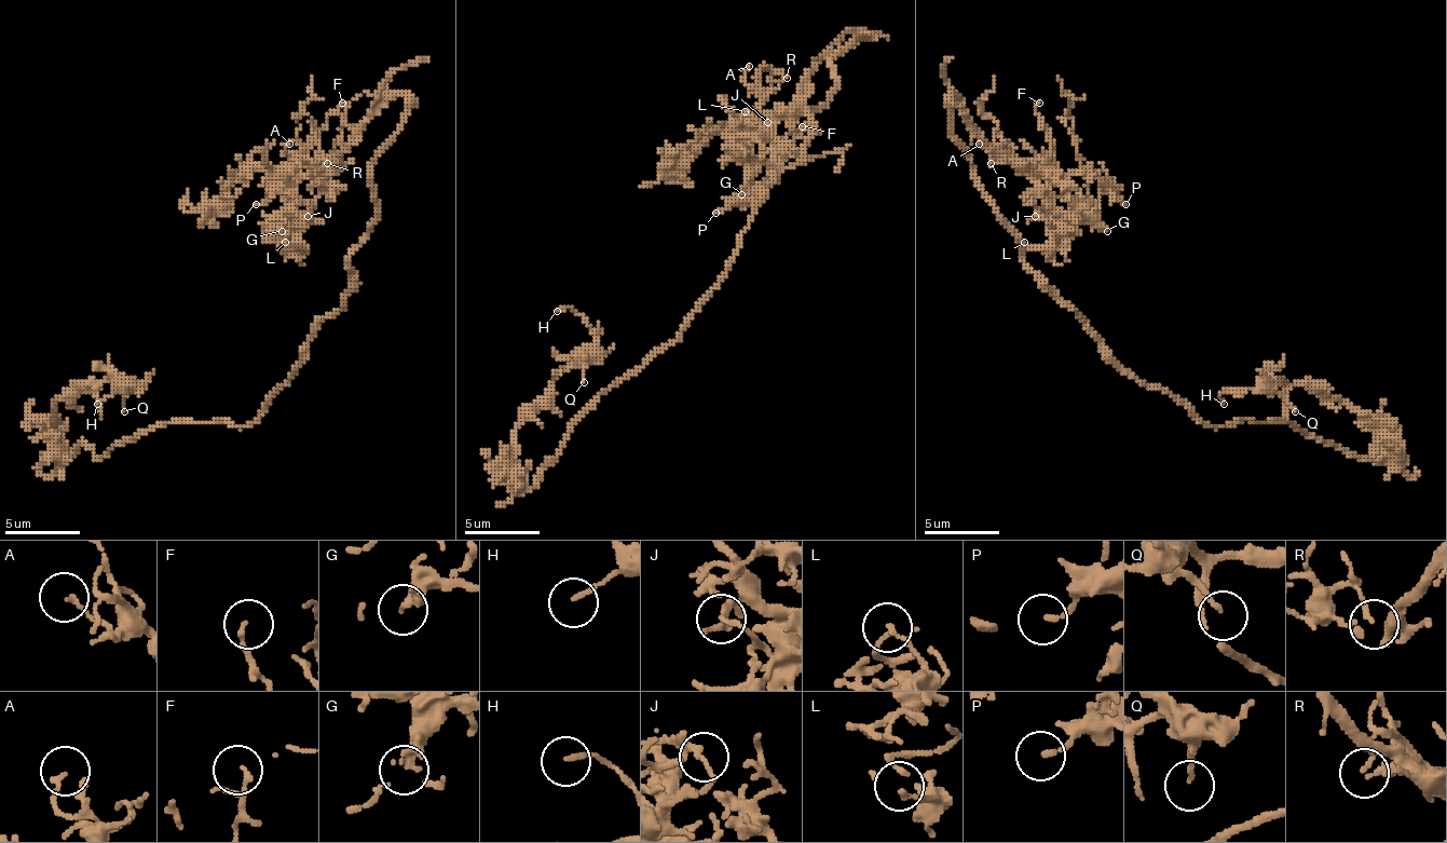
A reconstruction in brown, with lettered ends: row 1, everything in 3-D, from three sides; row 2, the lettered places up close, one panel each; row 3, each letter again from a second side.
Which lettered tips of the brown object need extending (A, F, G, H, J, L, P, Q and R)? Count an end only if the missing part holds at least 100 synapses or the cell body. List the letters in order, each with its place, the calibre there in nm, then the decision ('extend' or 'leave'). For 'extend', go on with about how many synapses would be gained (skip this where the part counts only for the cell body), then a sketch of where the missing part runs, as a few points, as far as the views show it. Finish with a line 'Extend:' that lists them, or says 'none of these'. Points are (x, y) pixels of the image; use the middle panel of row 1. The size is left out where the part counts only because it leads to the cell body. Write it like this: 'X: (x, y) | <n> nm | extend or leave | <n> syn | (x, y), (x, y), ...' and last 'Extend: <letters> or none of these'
A: (749, 66) | 130 nm | leave
F: (802, 126) | 130 nm | leave
G: (741, 194) | 340 nm | leave
H: (557, 311) | 120 nm | leave
J: (767, 122) | 120 nm | leave
L: (745, 111) | 150 nm | leave
P: (715, 213) | 160 nm | leave
Q: (584, 382) | 140 nm | leave
R: (787, 78) | 120 nm | leave
Extend: none of these

